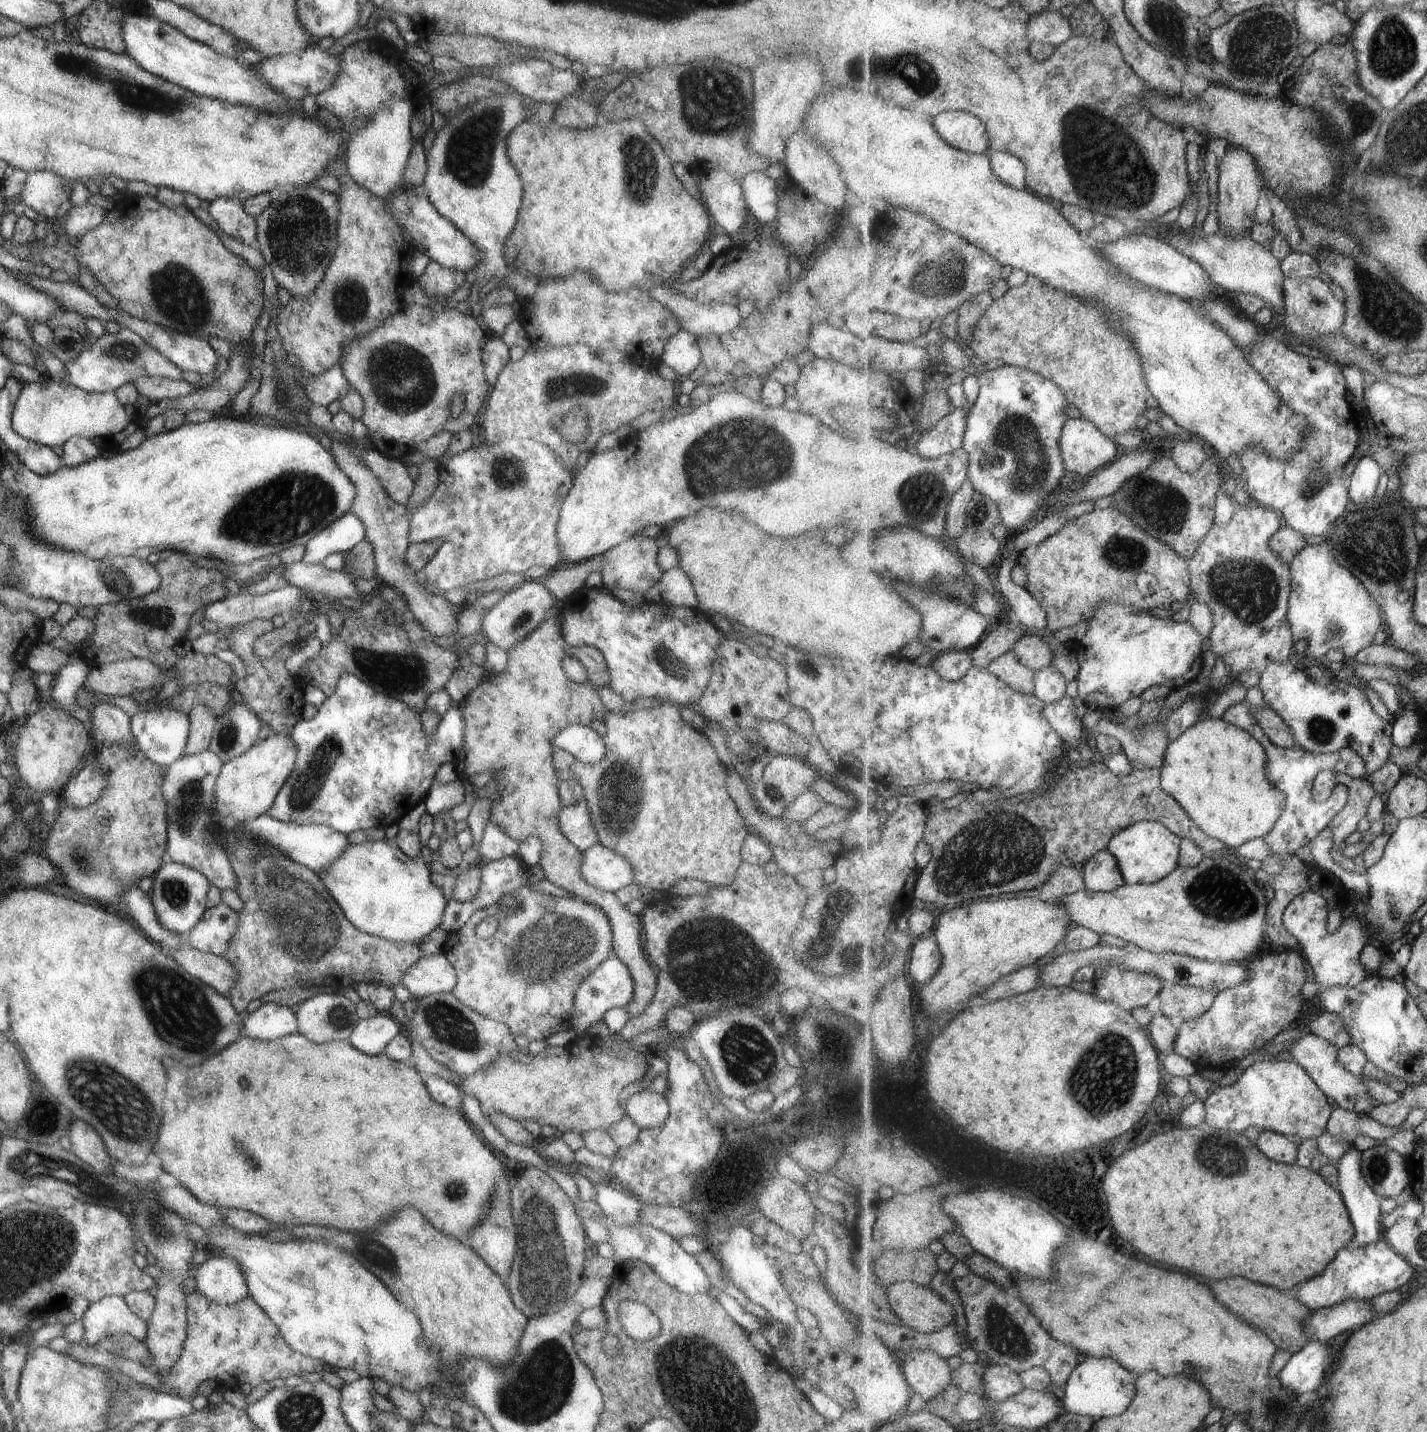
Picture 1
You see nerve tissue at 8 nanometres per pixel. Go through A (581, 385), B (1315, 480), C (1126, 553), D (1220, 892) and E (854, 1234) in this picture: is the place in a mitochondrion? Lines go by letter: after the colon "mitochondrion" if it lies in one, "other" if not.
A: mitochondrion
B: mitochondrion
C: mitochondrion
D: mitochondrion
E: other

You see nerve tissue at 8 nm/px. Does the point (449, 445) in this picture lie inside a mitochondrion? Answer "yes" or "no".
no

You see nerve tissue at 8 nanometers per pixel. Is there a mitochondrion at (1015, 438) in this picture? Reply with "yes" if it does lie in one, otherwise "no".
yes

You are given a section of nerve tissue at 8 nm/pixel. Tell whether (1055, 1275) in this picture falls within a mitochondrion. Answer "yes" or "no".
no

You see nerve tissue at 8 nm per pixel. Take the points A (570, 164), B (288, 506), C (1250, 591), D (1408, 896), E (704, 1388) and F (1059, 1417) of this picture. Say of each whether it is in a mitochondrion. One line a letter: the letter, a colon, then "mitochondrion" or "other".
A: other
B: mitochondrion
C: mitochondrion
D: other
E: mitochondrion
F: other

